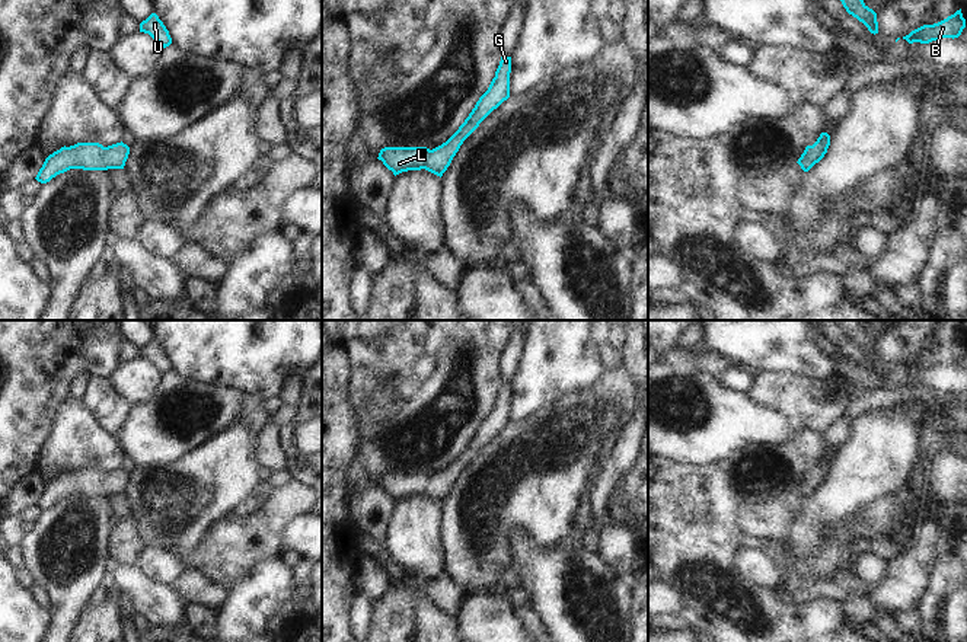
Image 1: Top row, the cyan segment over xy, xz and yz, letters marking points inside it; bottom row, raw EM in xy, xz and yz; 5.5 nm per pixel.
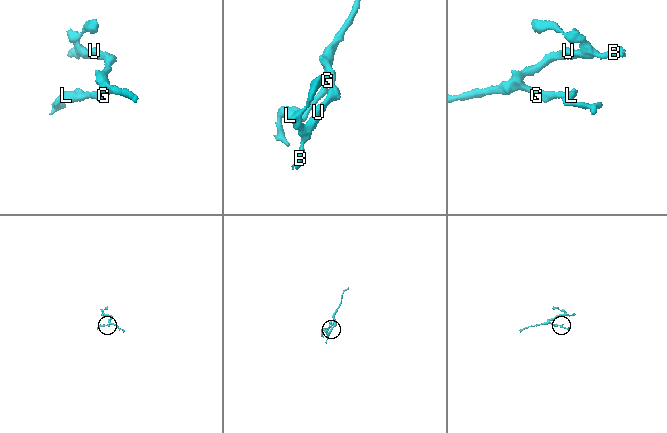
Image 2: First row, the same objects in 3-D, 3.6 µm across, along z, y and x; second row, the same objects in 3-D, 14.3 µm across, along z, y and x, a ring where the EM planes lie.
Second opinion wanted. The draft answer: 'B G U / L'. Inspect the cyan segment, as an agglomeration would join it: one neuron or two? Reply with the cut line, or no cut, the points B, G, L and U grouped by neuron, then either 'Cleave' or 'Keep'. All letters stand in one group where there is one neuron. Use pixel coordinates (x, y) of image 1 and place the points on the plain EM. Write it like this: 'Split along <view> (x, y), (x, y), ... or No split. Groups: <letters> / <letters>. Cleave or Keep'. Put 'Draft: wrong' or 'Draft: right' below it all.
No split. Groups: B G L U. Keep
Draft: wrong

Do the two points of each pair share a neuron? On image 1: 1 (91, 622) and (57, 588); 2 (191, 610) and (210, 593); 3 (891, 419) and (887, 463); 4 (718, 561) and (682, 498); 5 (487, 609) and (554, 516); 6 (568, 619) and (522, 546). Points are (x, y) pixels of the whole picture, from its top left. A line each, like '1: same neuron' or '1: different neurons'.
1: different neurons
2: different neurons
3: same neuron
4: same neuron
5: different neurons
6: same neuron

